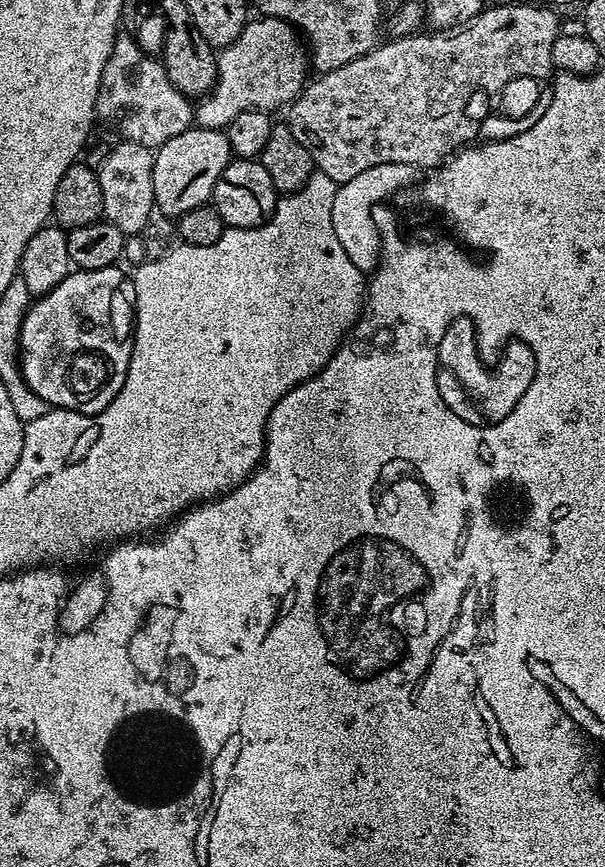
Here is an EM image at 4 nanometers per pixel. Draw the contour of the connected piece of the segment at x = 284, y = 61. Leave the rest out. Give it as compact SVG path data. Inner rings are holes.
M272 16L249 19L247 26L242 30L242 34L238 34L238 38L234 42L227 44L225 48L219 49L216 58L216 85L213 86L211 92L209 92L207 96L203 97L203 99L201 99L199 103L195 105L195 123L201 128L219 128L224 130L227 129L228 124L231 123L233 118L235 118L235 116L238 115L240 111L246 111L248 109L273 110L272 108L278 107L279 104L285 103L284 105L287 105L289 102L295 100L305 87L306 79L304 80L304 64L306 68L305 45L302 43L301 37L298 35L296 29L293 28L287 20L275 20L275 18Z

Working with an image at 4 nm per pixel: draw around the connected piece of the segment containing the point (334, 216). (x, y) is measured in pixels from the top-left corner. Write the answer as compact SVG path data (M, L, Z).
M382 163L364 170L357 177L348 179L336 189L333 209L331 210L331 225L342 250L350 258L356 269L363 272L373 271L380 261L380 234L376 209L382 201L391 199L399 191L409 187L414 181L415 167L404 163Z

